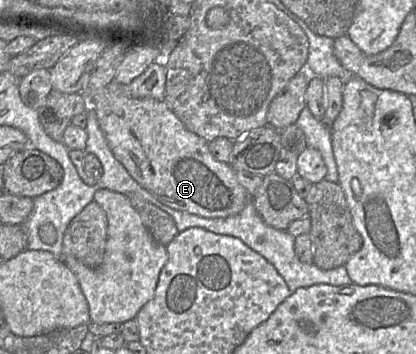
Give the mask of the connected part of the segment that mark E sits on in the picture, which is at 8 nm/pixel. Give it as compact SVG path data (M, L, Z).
M115 82L91 98L99 126L114 157L130 176L146 191L166 206L204 218L224 218L240 213L250 201L250 195L236 179L229 163L217 161L203 138L187 130L165 101L128 96L124 85Z

